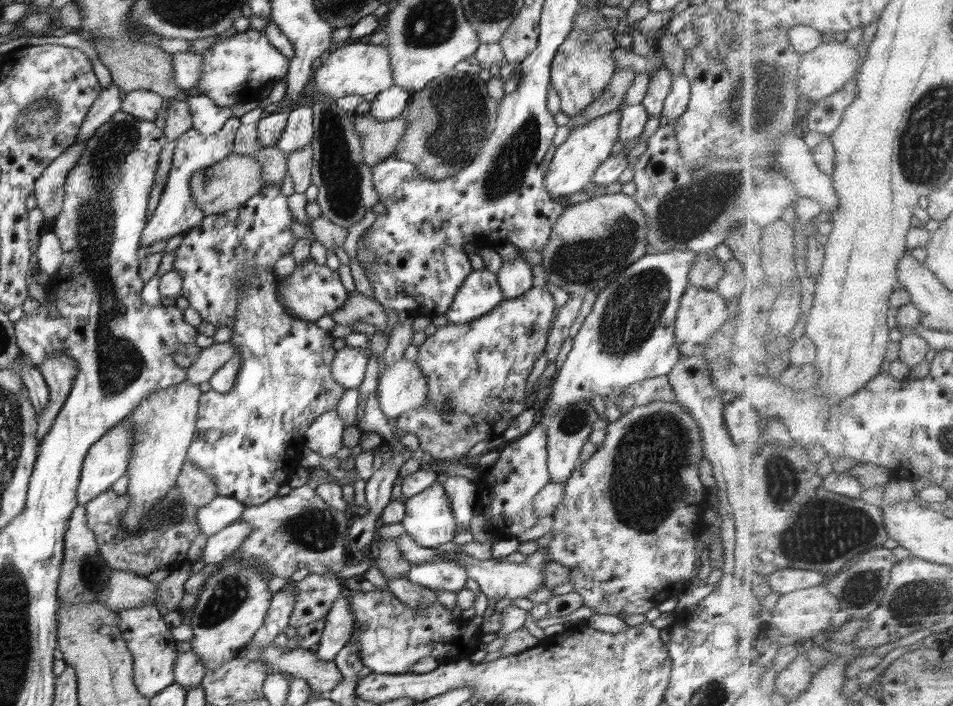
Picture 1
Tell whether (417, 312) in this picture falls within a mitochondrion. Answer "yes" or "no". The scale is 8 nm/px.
no

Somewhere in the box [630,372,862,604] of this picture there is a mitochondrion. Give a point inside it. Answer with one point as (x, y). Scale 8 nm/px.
(781, 480)

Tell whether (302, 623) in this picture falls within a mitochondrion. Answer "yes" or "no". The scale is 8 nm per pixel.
no

